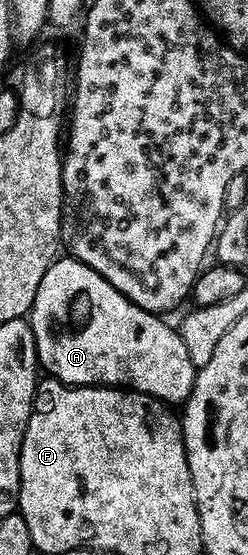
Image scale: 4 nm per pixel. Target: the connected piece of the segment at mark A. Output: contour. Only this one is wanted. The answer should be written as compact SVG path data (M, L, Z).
M57 258L52 261L52 265L46 270L46 274L42 274L42 282L38 282L38 294L34 294L34 302L32 303L32 311L30 313L30 323L34 330L34 338L36 339L36 359L39 367L44 368L49 377L58 379L64 384L74 384L77 386L123 386L138 392L145 392L147 396L153 396L155 400L163 402L165 405L176 406L183 405L187 400L190 390L196 381L196 373L198 369L194 366L194 362L190 362L190 354L186 354L186 342L182 342L179 331L175 327L172 328L167 324L167 319L161 318L157 313L148 312L144 308L139 308L132 300L128 300L114 286L110 286L110 282L106 282L106 278L102 278L102 274L98 274L90 266L86 266L75 258Z

